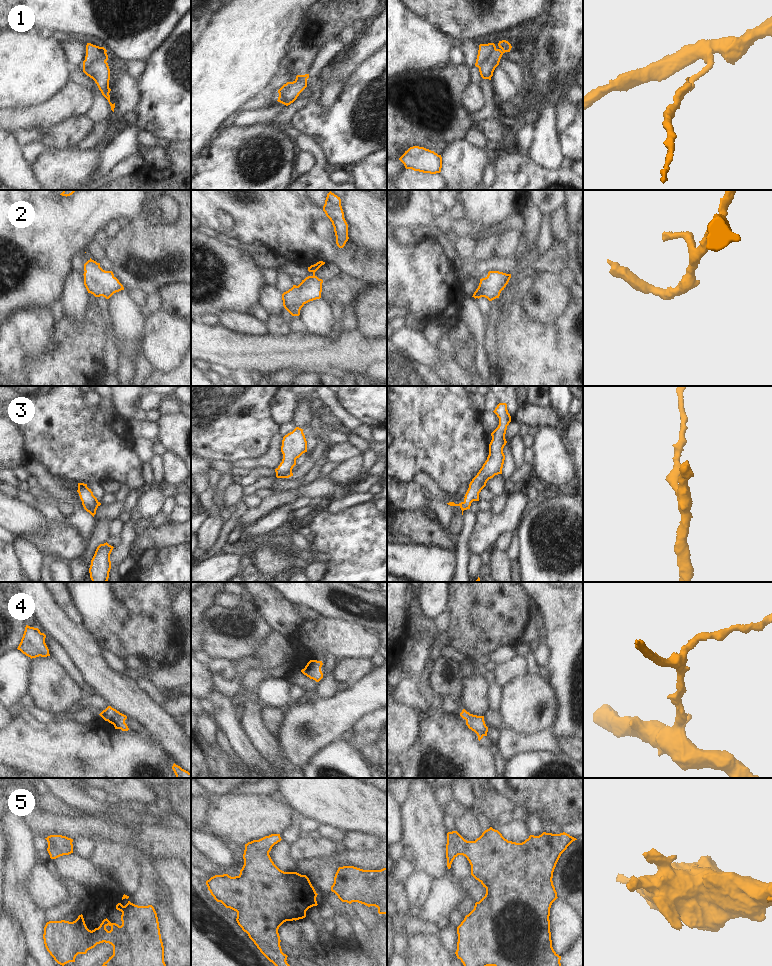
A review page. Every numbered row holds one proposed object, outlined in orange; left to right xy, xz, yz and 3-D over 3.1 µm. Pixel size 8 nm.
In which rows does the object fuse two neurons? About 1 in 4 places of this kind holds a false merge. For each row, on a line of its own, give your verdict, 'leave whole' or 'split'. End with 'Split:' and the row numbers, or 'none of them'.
1: split
2: leave whole
3: leave whole
4: leave whole
5: leave whole
Split: 1

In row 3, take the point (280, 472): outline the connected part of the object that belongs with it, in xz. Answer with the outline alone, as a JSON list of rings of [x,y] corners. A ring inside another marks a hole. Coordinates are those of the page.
[[[296,427],[283,437],[281,452],[283,459],[275,469],[276,477],[289,478],[293,476],[292,469],[296,465],[296,459],[307,452],[307,441],[303,429]]]

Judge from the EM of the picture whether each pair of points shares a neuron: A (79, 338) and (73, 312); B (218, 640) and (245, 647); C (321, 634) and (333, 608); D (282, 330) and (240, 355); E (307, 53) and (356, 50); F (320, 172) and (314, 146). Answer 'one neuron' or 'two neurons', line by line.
A: two neurons
B: one neuron
C: two neurons
D: two neurons
E: two neurons
F: one neuron

